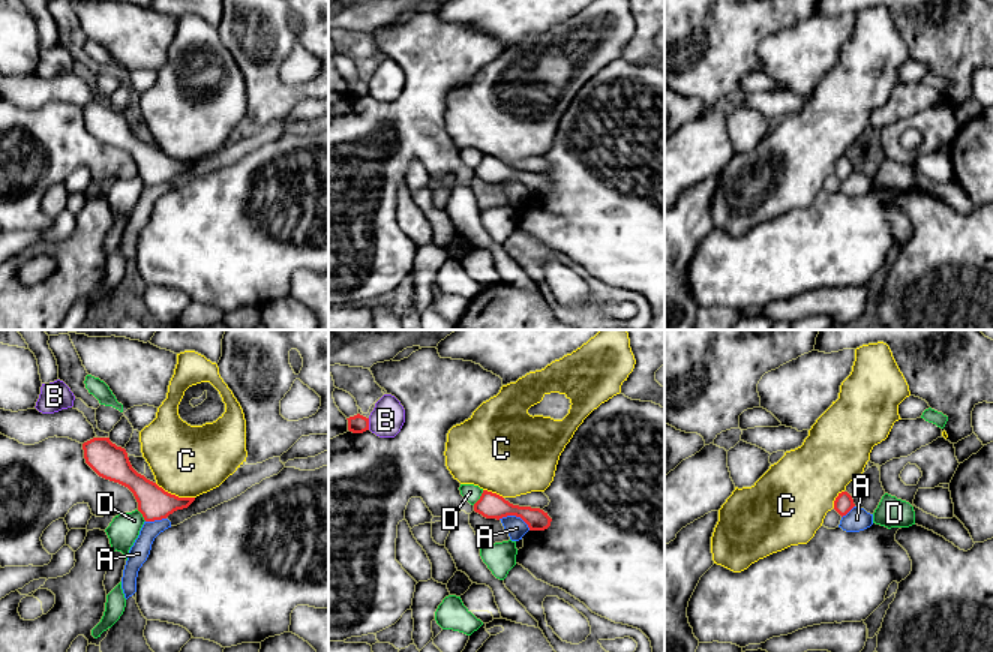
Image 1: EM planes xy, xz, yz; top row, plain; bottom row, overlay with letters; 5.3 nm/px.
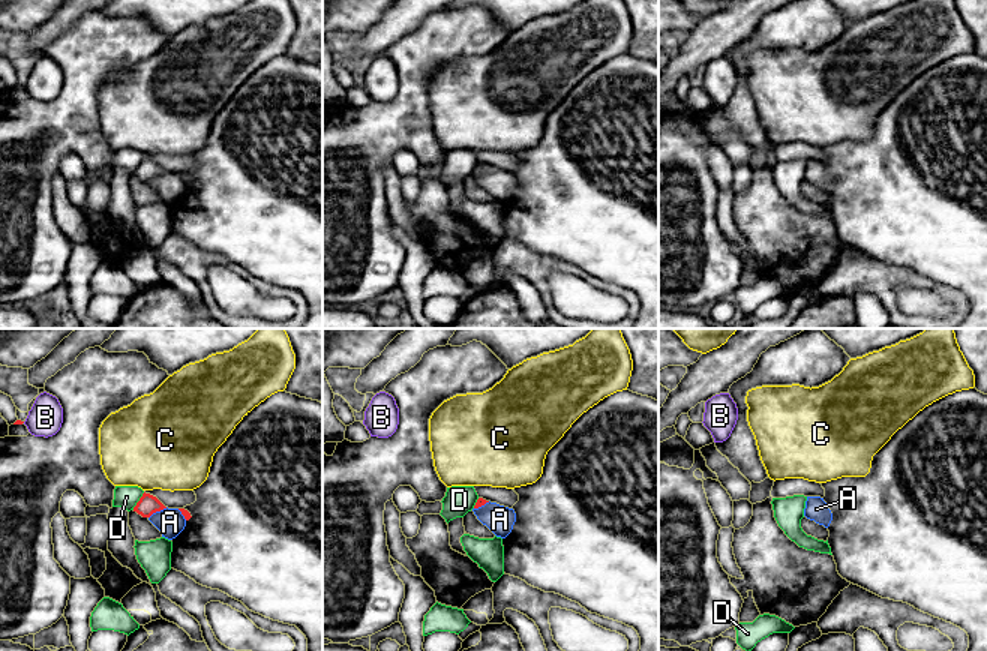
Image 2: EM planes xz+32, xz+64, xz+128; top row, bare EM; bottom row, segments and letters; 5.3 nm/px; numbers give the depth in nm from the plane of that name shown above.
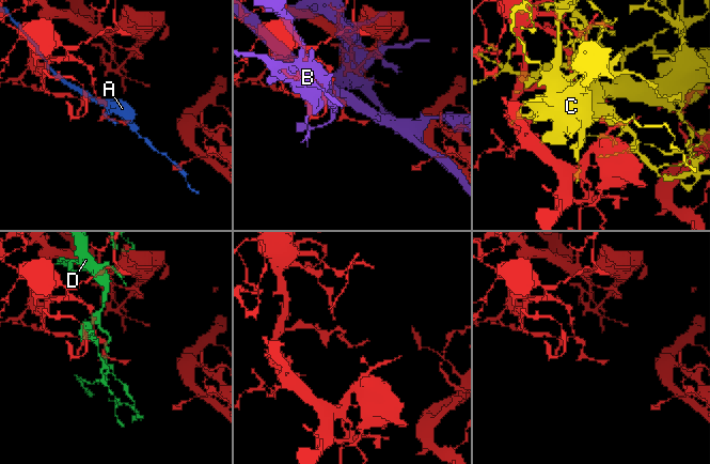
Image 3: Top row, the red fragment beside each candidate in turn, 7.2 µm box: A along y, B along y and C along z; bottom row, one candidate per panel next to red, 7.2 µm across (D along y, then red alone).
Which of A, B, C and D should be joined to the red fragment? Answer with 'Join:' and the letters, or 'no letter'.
Join: no letter

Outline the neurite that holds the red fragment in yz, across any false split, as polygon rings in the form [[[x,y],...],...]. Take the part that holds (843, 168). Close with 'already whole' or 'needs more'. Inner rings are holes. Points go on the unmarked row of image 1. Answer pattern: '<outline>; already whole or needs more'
[[[848,156],[838,157],[834,165],[834,174],[843,181],[855,171],[852,160]]]; already whole

